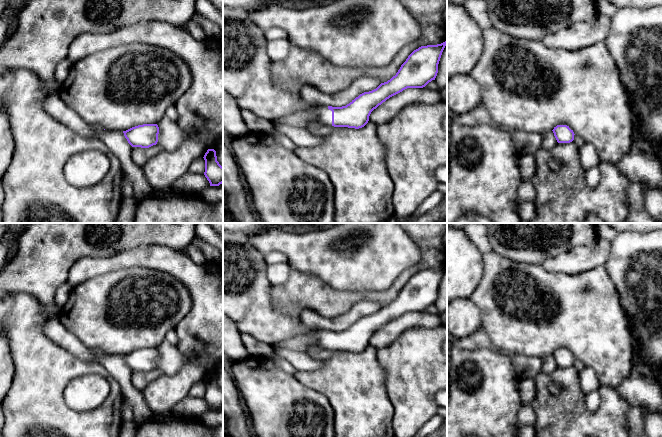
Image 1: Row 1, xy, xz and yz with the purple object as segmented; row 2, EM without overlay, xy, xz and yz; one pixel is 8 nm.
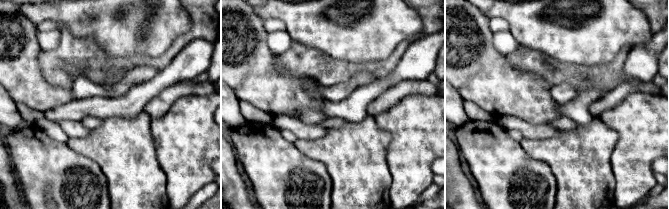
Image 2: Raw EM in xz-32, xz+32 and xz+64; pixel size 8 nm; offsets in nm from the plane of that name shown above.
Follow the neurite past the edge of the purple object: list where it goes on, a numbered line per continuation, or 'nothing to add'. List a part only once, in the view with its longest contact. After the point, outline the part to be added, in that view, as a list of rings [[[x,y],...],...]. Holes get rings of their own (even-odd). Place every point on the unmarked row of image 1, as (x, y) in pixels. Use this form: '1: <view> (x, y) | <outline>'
1: xz (321, 337) | [[[327,329],[313,330],[308,334],[275,344],[273,345],[273,349],[274,351],[288,349],[298,352],[307,352],[308,348],[314,344],[323,349],[332,350],[332,335],[328,333]]]

